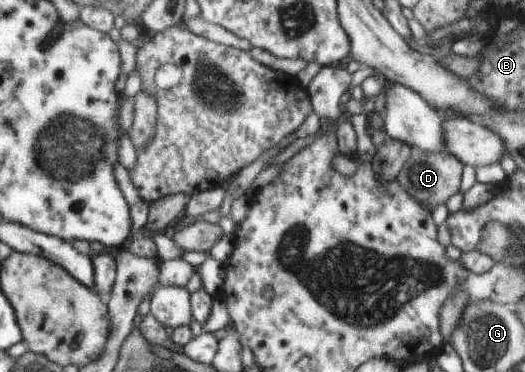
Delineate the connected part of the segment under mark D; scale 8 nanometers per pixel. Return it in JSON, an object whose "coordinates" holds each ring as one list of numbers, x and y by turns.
{"coordinates":[[412,148,410,157,404,161,396,181,416,203,424,205,428,210,433,210,432,205,440,205,450,195,458,192,458,181,461,181,460,169,463,169,462,161,447,151,424,153,420,149]]}

